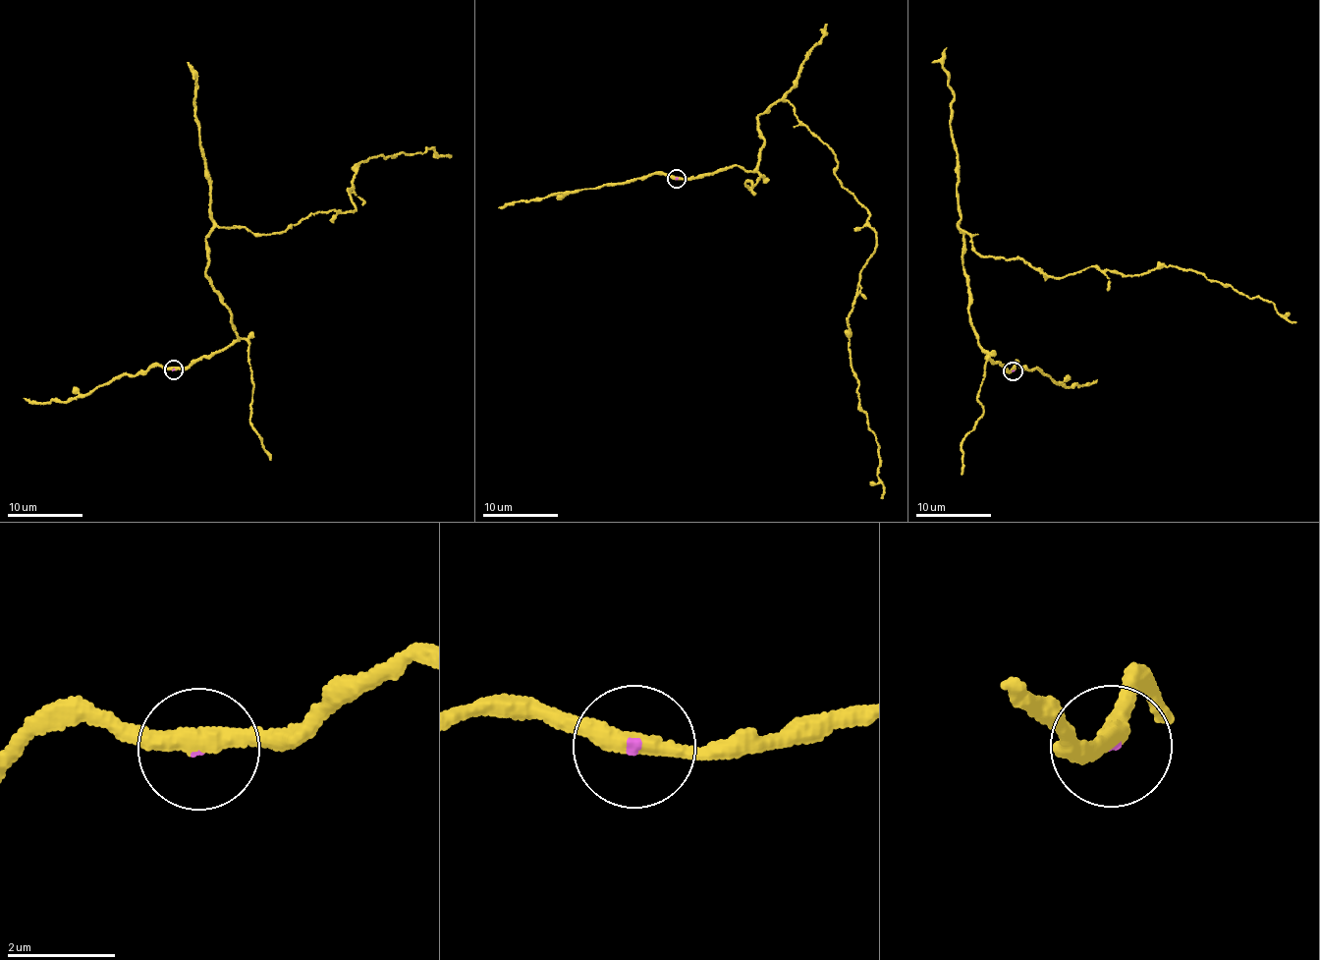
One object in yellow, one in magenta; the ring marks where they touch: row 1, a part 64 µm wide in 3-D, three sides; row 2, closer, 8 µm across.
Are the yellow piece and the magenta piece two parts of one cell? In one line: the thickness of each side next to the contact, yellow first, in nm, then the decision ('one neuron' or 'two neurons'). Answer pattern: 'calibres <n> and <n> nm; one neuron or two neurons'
calibres 340 and 80 nm; one neuron

